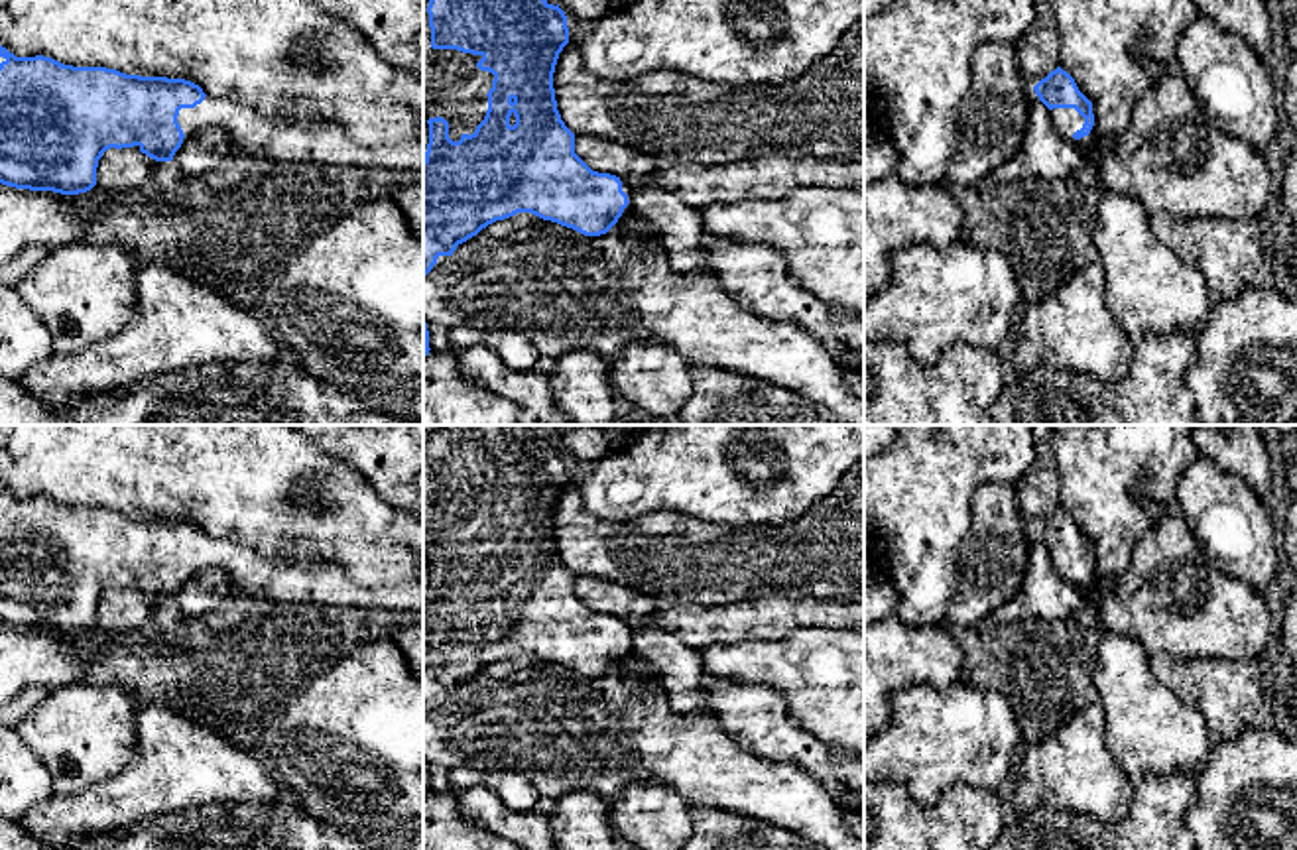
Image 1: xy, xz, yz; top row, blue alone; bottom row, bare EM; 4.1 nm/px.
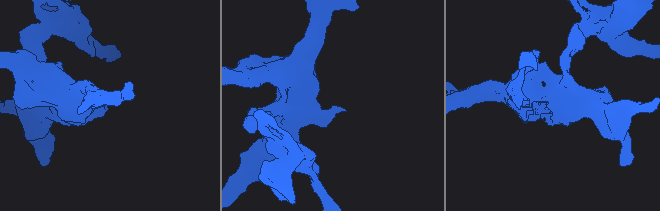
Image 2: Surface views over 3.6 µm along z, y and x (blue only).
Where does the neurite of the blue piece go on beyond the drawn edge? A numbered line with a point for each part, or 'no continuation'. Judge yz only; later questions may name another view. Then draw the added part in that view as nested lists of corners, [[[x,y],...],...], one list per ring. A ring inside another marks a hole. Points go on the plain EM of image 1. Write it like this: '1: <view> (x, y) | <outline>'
1: yz (1065, 561) | [[[1053,549],[1049,551],[1053,569],[1065,582],[1084,584],[1096,588],[1098,578],[1094,567],[1088,577],[1075,580],[1073,575],[1082,569],[1084,559],[1075,549]]]

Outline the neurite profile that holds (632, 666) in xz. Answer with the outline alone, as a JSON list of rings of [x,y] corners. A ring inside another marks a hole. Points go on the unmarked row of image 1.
[[[628,653],[618,665],[620,675],[628,679],[659,683],[659,679],[663,677],[655,665],[634,653]]]

